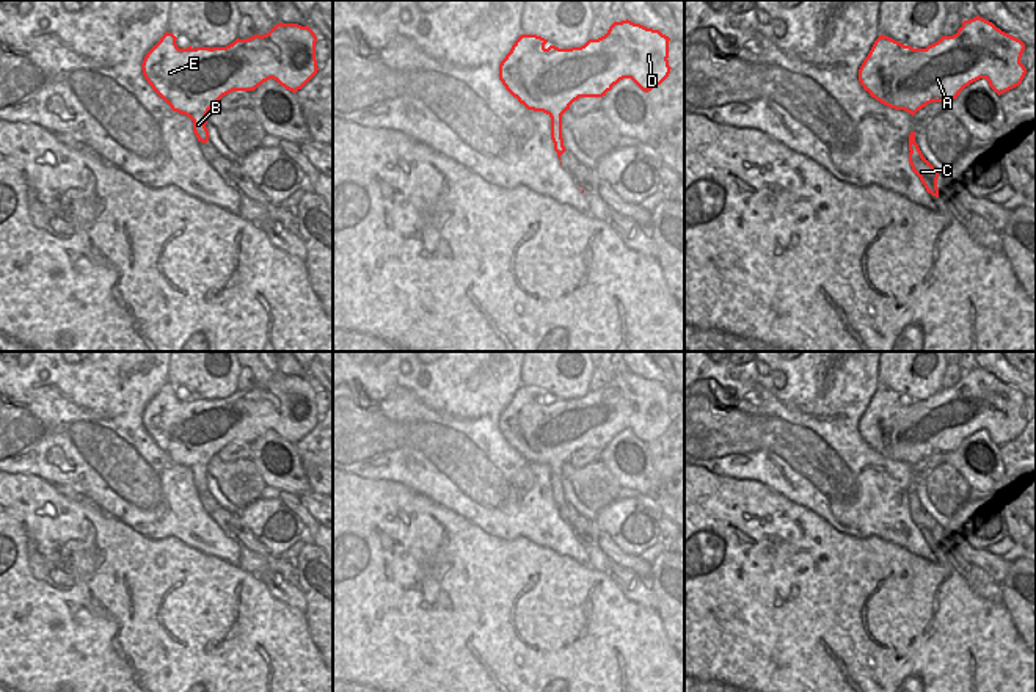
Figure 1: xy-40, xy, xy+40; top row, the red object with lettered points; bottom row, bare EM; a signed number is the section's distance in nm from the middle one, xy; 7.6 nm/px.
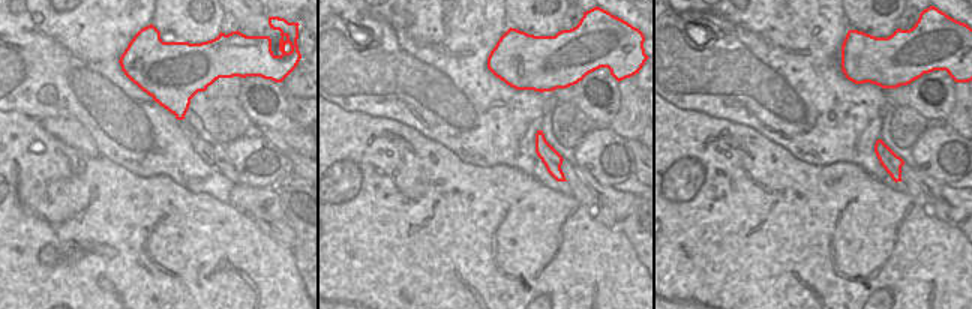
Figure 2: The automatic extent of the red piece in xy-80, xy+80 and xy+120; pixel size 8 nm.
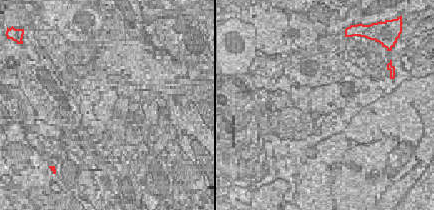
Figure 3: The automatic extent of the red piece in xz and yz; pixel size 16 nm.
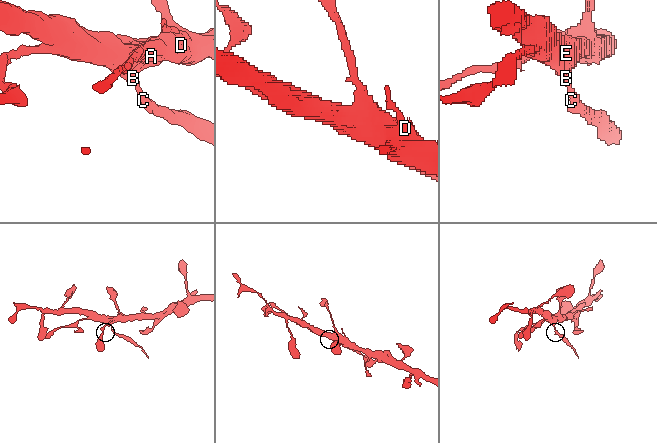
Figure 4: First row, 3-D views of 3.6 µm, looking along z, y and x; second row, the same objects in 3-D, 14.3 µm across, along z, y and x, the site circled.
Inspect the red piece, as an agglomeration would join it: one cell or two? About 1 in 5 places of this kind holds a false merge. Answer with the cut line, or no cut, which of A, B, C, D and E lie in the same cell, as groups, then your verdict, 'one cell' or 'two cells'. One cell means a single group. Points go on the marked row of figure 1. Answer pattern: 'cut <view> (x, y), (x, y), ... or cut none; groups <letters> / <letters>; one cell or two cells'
cut xy (562, 145), (558, 152); groups A B D E / C; two cells

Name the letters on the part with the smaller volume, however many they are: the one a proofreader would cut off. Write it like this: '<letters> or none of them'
C

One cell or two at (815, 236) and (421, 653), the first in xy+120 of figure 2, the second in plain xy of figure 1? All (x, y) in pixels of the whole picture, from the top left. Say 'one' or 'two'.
one

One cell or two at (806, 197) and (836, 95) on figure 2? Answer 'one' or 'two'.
two

